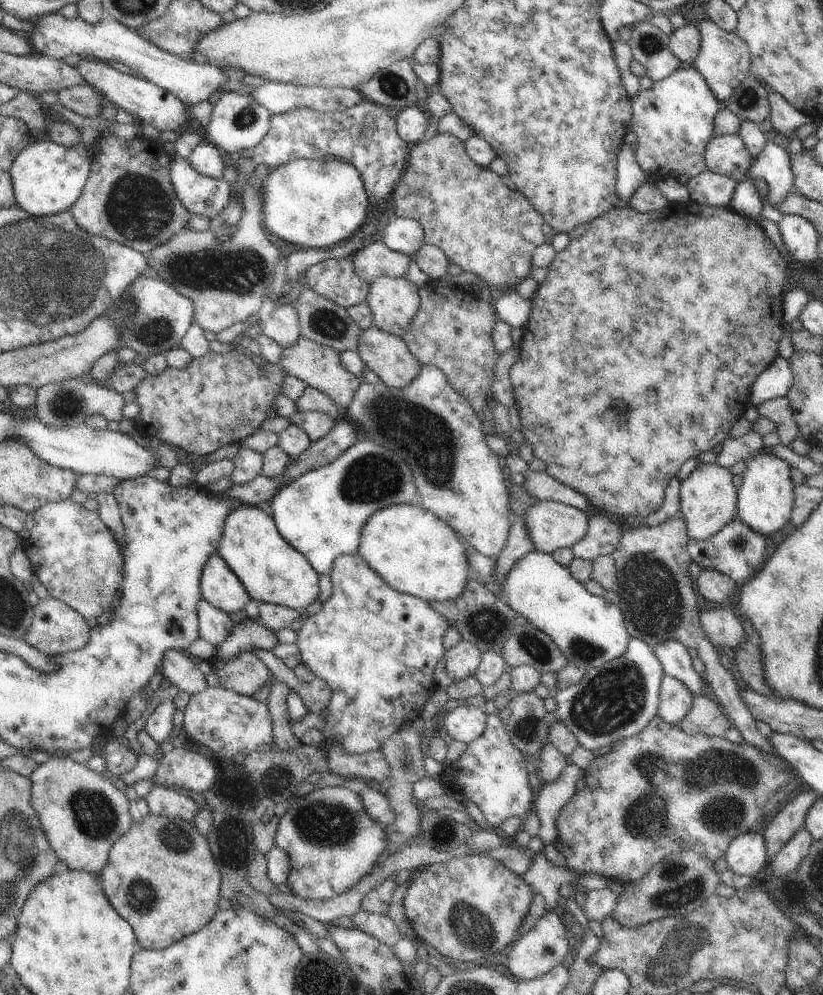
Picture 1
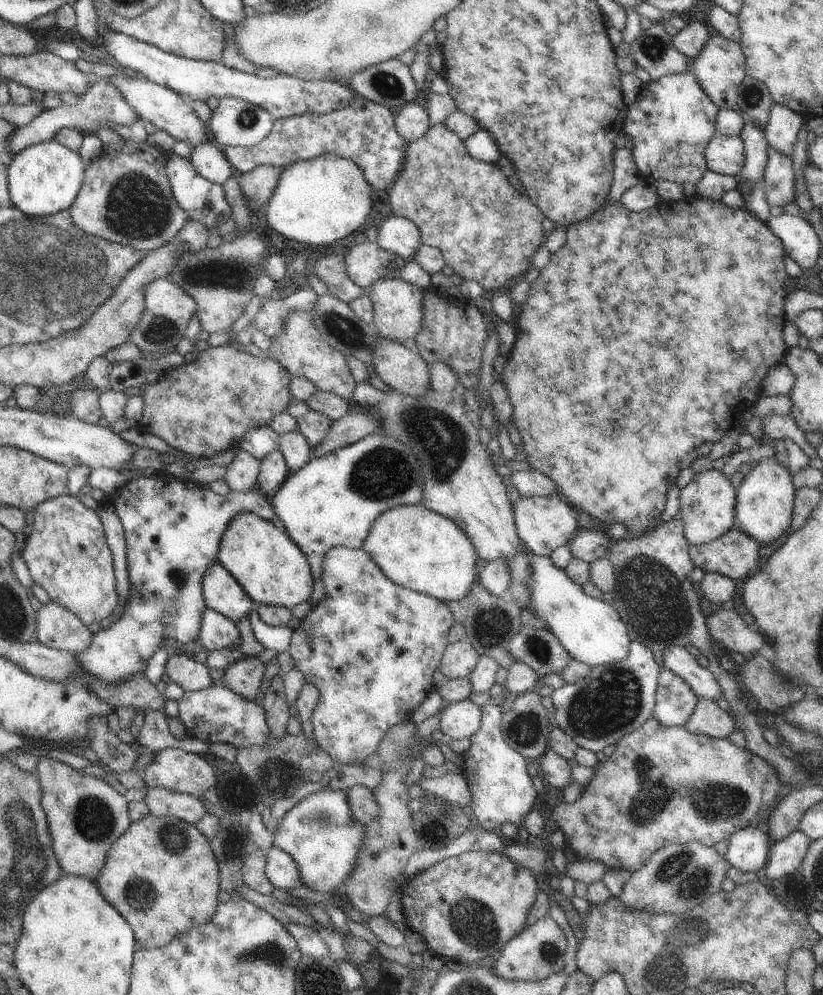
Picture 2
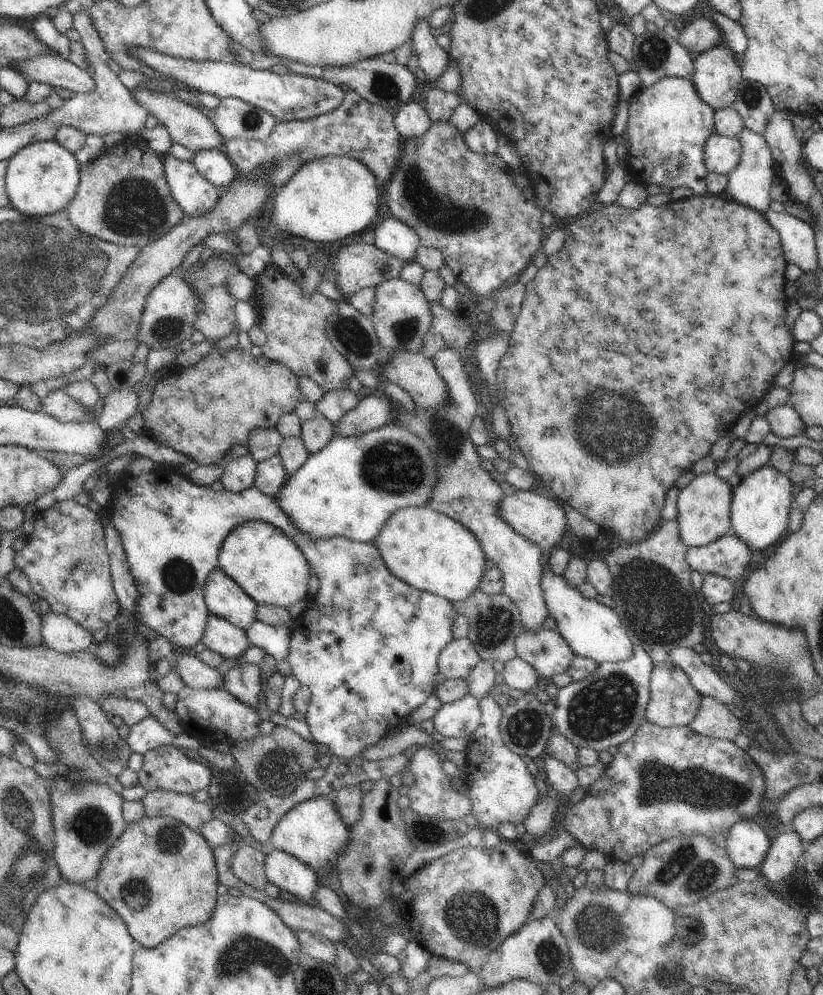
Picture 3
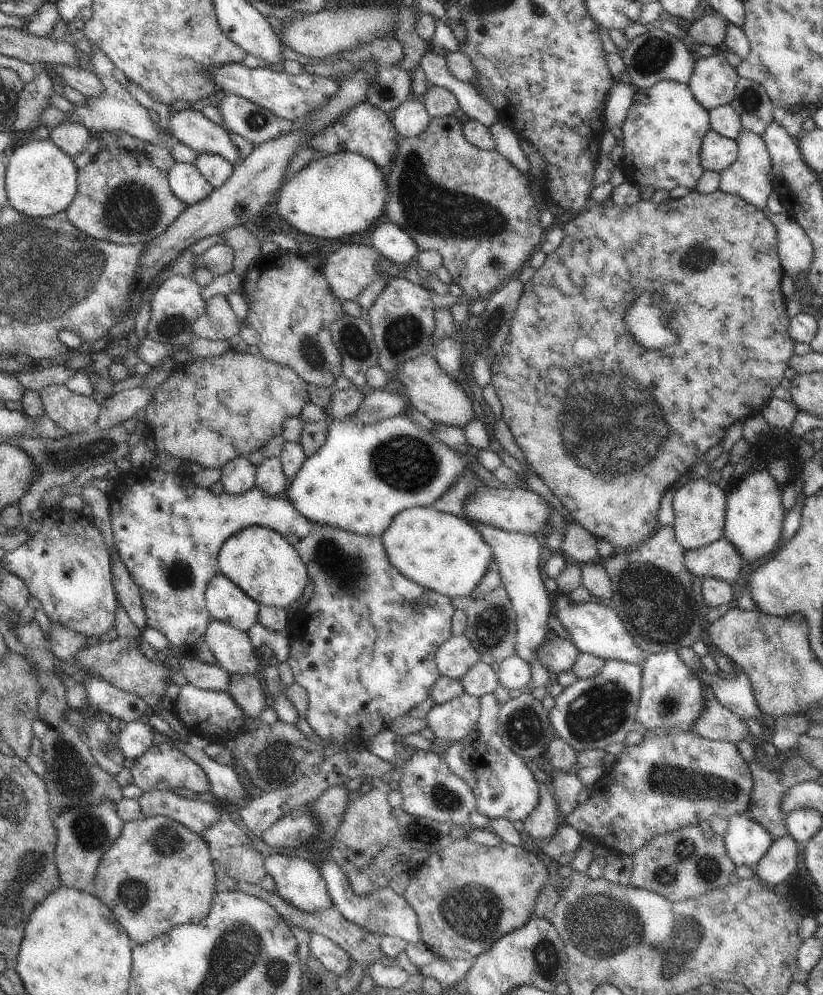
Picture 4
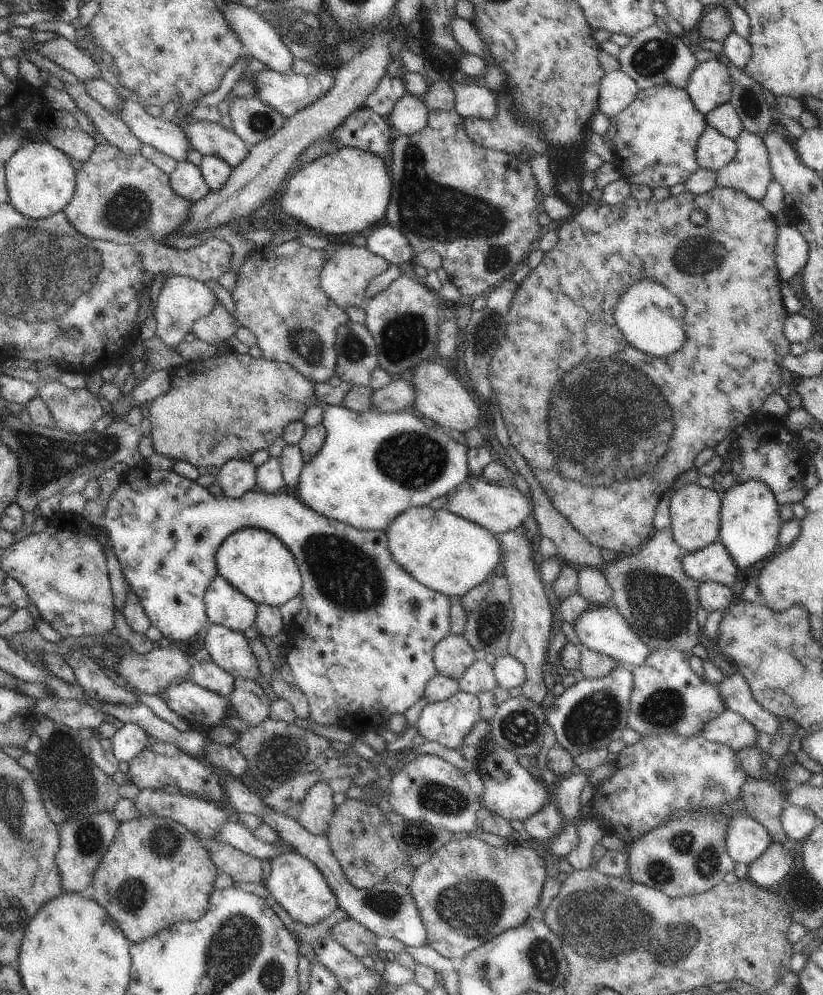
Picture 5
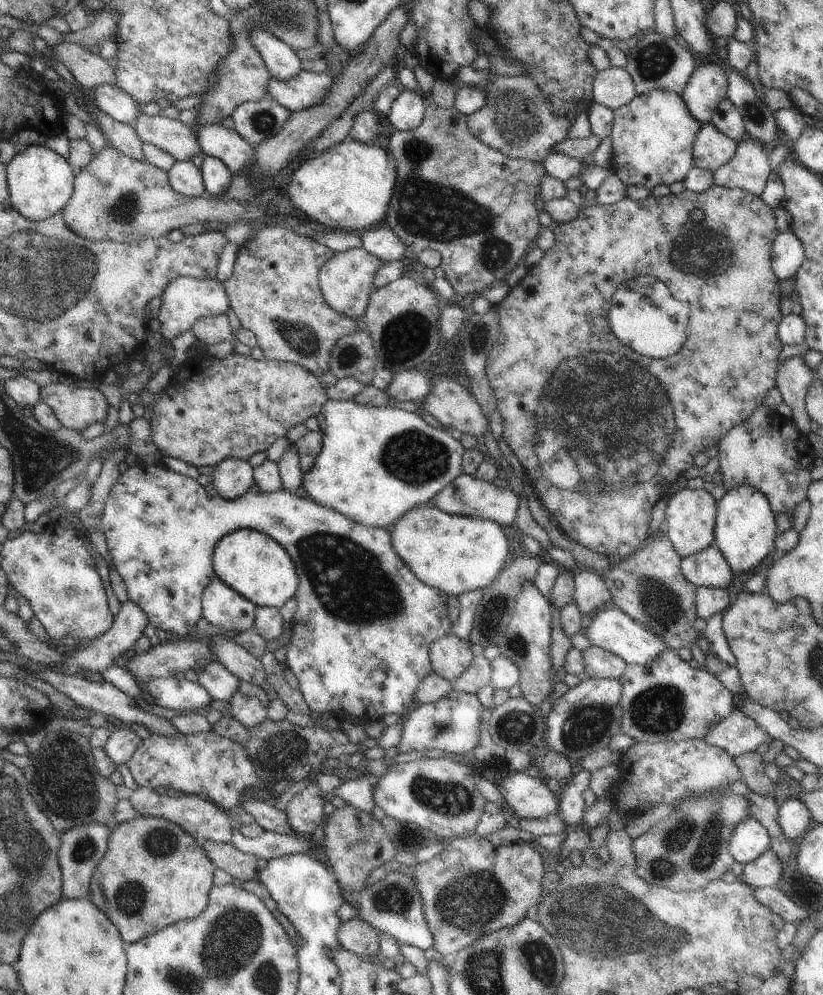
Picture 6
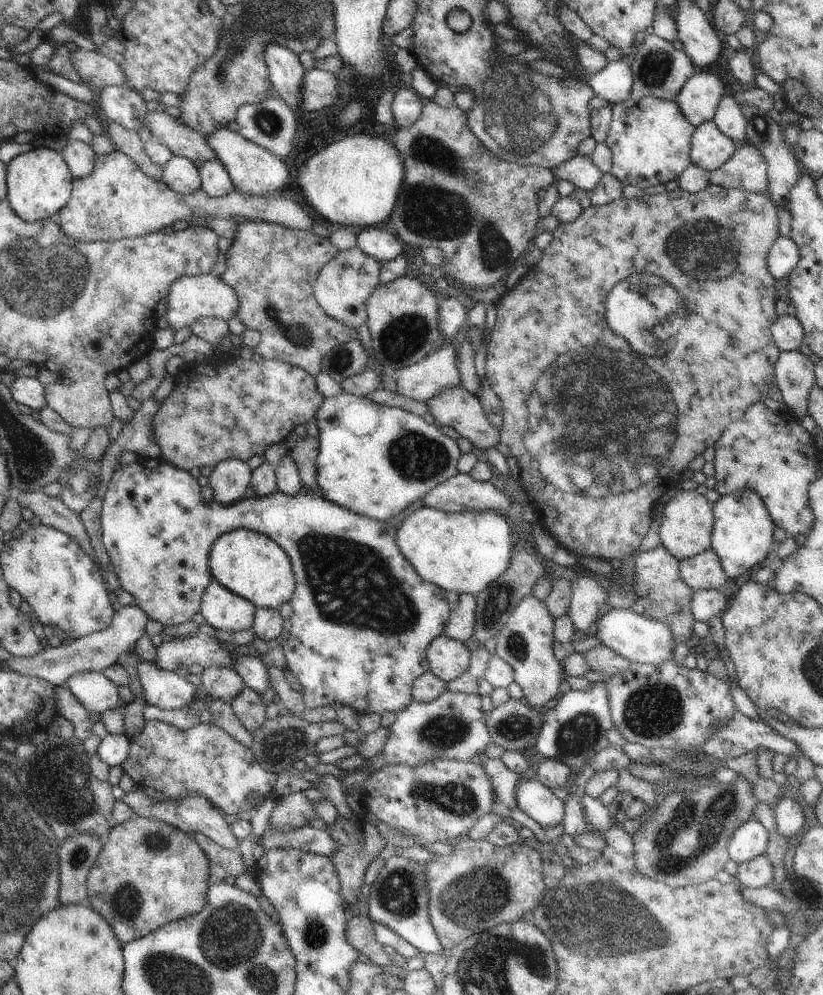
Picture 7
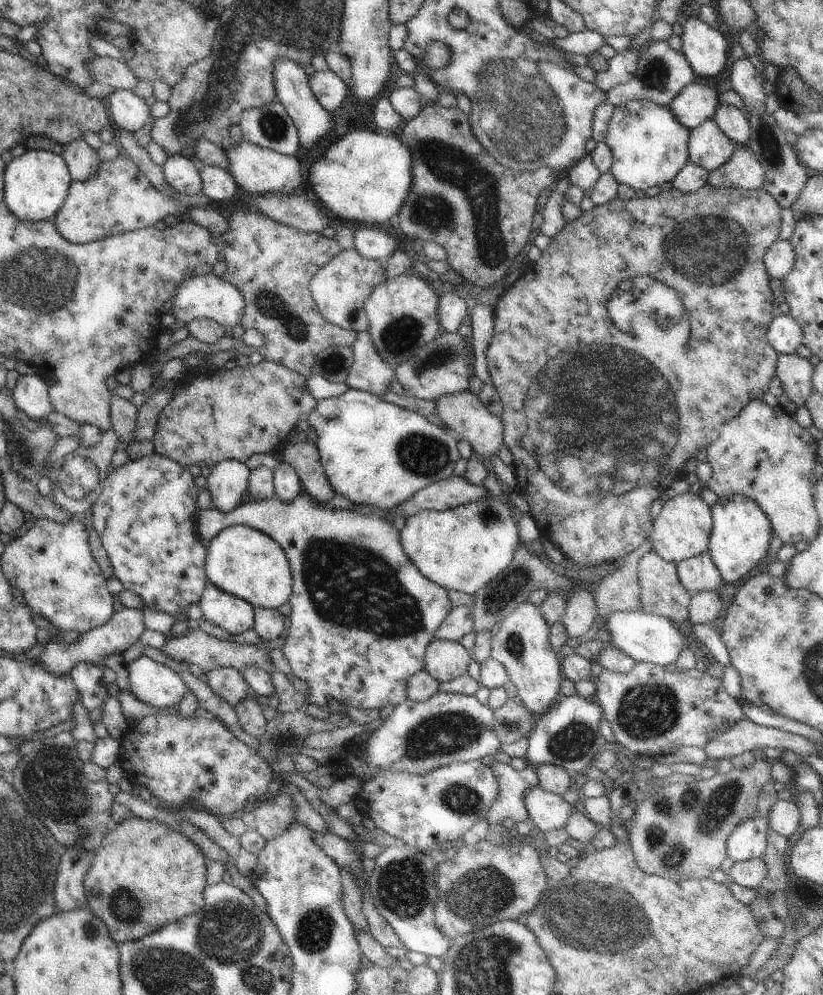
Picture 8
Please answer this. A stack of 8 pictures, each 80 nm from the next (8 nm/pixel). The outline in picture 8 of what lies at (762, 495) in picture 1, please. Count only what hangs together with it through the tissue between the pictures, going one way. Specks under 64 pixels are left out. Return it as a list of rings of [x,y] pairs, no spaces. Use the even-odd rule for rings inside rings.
[[[745,494],[718,497],[716,504],[711,508],[711,515],[713,527],[708,551],[721,572],[723,582],[733,584],[758,566],[762,558],[767,557],[770,540],[774,535],[773,528],[760,505]]]

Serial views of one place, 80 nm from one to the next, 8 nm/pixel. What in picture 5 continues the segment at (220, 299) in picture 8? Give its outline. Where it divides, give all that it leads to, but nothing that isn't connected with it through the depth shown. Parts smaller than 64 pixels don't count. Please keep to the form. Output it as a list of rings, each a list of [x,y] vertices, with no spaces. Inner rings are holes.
[[[184,275],[168,277],[162,283],[159,294],[155,296],[153,310],[154,320],[157,322],[155,335],[168,346],[177,347],[184,342],[184,336],[191,332],[194,321],[208,316],[216,303],[220,301],[203,282]]]

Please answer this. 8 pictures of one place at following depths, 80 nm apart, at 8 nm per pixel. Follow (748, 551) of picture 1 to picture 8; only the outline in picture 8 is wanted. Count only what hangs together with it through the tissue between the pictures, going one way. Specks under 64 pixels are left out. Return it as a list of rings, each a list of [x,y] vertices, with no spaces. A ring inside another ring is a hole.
[[[710,551],[689,558],[677,564],[679,581],[690,593],[718,590],[724,586],[723,578]]]

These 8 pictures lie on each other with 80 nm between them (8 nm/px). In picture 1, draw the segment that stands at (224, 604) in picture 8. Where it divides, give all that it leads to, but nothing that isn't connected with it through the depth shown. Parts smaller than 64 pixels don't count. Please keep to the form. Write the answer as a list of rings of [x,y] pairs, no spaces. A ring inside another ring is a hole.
[[[218,552],[212,553],[203,566],[200,588],[202,599],[228,614],[242,610],[250,600],[244,585]]]

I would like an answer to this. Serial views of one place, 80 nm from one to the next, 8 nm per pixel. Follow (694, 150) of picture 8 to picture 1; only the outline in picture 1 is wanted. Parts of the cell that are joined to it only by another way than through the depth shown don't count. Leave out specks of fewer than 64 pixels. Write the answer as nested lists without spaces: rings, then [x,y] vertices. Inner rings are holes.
[[[738,133],[712,137],[705,148],[705,166],[719,175],[744,180],[754,161]]]

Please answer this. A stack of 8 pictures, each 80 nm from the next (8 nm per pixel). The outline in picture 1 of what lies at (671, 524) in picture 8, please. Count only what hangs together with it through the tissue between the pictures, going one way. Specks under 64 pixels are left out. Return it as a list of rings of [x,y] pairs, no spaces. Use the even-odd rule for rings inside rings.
[[[700,463],[690,476],[681,482],[679,497],[680,515],[683,516],[687,535],[692,540],[708,540],[730,524],[737,514],[737,490],[732,483],[733,474],[729,468],[718,463]]]

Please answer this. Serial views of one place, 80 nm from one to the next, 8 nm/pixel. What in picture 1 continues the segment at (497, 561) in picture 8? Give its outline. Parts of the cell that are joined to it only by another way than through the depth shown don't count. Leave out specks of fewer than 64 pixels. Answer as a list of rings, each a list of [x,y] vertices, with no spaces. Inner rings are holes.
[[[392,505],[375,512],[362,529],[357,554],[392,588],[429,603],[455,599],[468,582],[464,540],[422,506]]]

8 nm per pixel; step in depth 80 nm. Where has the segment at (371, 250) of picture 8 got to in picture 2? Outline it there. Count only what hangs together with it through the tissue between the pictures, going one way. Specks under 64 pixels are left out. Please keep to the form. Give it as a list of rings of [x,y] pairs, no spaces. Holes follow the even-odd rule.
[[[390,215],[379,227],[377,243],[404,260],[412,260],[423,245],[420,229],[410,219]]]

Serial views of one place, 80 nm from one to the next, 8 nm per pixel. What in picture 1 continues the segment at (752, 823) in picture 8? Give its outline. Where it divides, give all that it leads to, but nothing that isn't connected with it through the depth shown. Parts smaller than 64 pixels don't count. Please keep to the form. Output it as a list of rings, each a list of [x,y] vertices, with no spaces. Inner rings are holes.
[[[760,828],[736,837],[725,852],[725,861],[741,877],[754,877],[766,862],[765,838]]]

